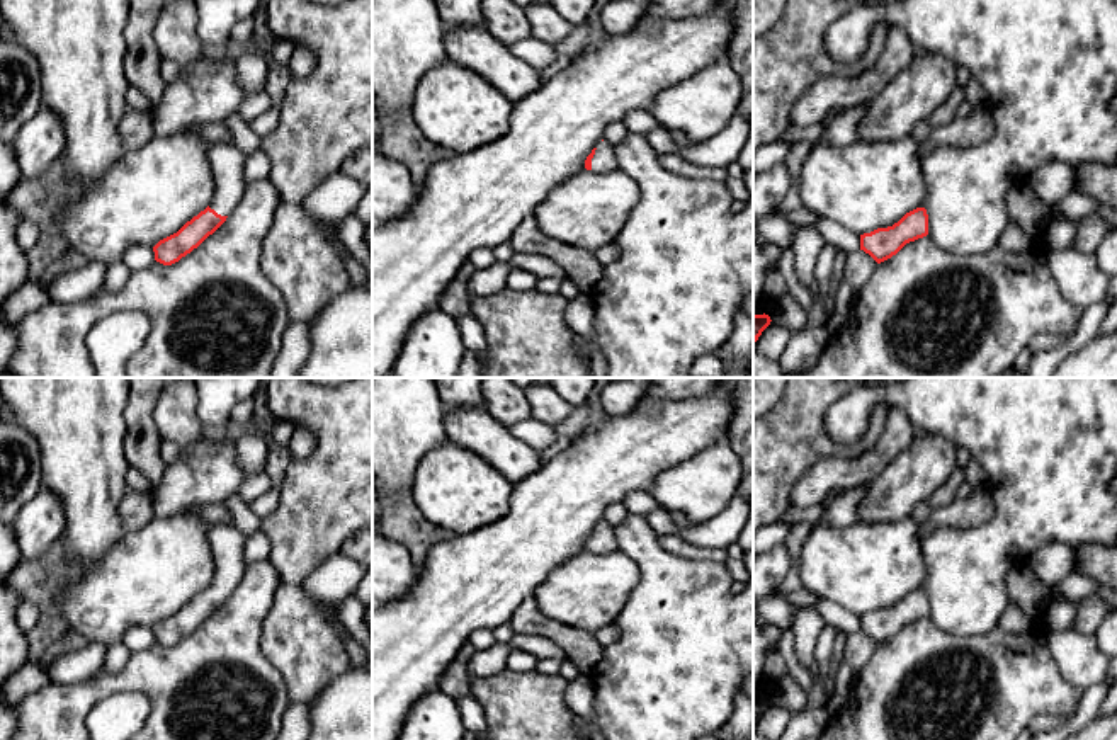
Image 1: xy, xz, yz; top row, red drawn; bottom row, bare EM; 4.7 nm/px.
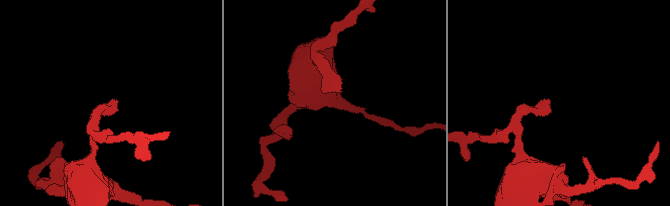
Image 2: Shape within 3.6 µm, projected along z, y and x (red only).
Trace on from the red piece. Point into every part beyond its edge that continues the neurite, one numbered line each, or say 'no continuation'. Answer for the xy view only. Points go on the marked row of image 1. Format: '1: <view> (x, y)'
1: xy (226, 159)

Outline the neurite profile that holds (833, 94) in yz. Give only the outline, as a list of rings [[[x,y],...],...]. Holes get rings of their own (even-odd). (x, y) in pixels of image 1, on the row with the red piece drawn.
[[[899,27],[887,29],[886,44],[872,68],[855,77],[826,77],[811,85],[791,109],[791,126],[811,128],[830,112],[870,102],[908,68],[915,44]]]

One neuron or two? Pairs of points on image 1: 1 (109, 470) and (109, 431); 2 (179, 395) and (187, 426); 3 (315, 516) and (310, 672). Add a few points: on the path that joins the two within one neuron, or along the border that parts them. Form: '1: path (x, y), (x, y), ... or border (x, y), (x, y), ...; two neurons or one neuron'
1: path (109, 460), (109, 441); one neuron
2: path (179, 402), (181, 419); one neuron
3: path (294, 555), (294, 614), (298, 633); one neuron

